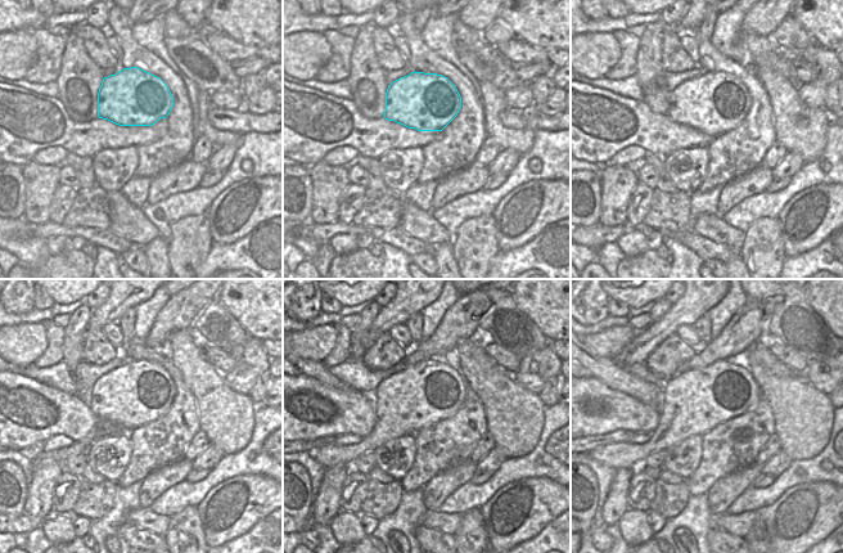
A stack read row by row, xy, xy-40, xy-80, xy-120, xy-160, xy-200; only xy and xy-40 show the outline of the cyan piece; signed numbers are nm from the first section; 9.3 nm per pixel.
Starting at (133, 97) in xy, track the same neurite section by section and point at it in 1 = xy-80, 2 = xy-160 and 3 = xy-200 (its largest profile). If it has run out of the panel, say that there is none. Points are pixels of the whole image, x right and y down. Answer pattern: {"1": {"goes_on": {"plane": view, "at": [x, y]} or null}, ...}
{"1": {"goes_on": {"plane": "xy-80", "at": [713, 103]}}, "2": {"goes_on": {"plane": "xy-160", "at": [429, 391]}}, "3": {"goes_on": {"plane": "xy-200", "at": [707, 396]}}}

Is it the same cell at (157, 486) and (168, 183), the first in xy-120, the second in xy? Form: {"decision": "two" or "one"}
{"decision": "one"}

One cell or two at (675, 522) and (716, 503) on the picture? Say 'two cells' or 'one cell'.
two cells

